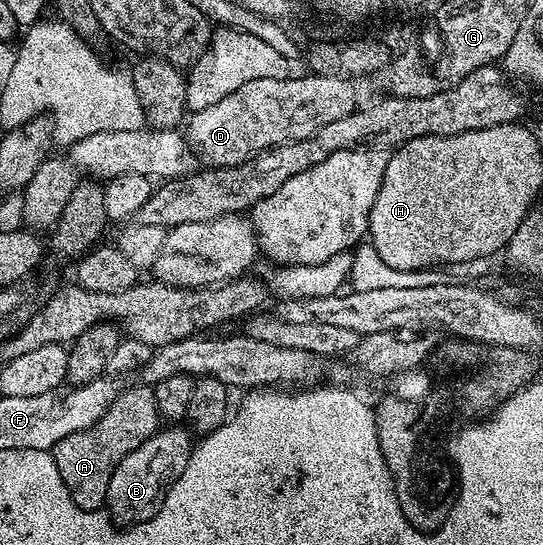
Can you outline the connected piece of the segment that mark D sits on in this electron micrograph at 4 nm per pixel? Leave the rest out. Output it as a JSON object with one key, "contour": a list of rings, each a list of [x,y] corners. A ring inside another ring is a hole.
{"contour":[[[306,75],[285,80],[256,78],[200,112],[191,112],[185,135],[196,161],[209,168],[237,166],[252,160],[258,152],[309,138],[317,134],[321,126],[355,111],[355,88],[350,79]]]}

